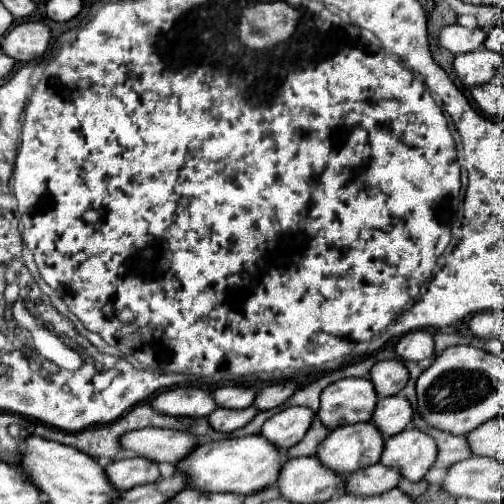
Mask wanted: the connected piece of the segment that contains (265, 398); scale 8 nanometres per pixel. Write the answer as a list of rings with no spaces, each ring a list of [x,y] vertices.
[[[282,382],[282,384],[272,384],[272,386],[266,386],[262,388],[258,394],[256,394],[256,400],[254,400],[254,408],[258,410],[270,410],[270,408],[276,408],[280,404],[284,404],[296,390],[298,386],[294,382]]]

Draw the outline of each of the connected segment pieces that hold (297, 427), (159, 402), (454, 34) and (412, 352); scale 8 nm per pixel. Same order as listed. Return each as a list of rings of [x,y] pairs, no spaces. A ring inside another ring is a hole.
[[[302,406],[286,408],[274,414],[270,420],[266,420],[260,434],[268,438],[276,448],[286,452],[290,446],[302,440],[302,436],[308,432],[312,424],[312,418],[314,418],[314,412],[308,408],[302,408]]]
[[[174,388],[160,392],[150,406],[158,412],[166,412],[168,416],[190,416],[202,418],[216,410],[216,404],[210,392],[200,388]]]
[[[460,24],[444,26],[440,30],[440,36],[438,36],[438,44],[442,48],[450,50],[454,56],[482,48],[484,40],[486,40],[486,32],[482,28],[470,30],[470,28],[464,28]]]
[[[426,330],[408,332],[396,344],[396,354],[400,360],[422,360],[434,356],[434,338]]]

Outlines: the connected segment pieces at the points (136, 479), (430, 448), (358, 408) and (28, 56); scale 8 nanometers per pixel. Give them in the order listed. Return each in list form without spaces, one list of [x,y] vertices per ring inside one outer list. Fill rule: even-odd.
[[[138,456],[112,462],[104,468],[104,472],[108,476],[108,482],[120,492],[130,490],[134,486],[156,482],[160,478],[158,464],[146,458],[138,458]]]
[[[406,428],[384,442],[380,464],[396,468],[406,480],[418,482],[426,476],[436,456],[438,448],[434,446],[434,440],[428,434],[416,428]]]
[[[342,378],[322,390],[318,418],[328,430],[340,424],[370,422],[376,392],[368,378]]]
[[[22,22],[14,26],[4,42],[2,48],[8,56],[18,62],[30,62],[40,58],[50,44],[50,28],[42,22]]]

